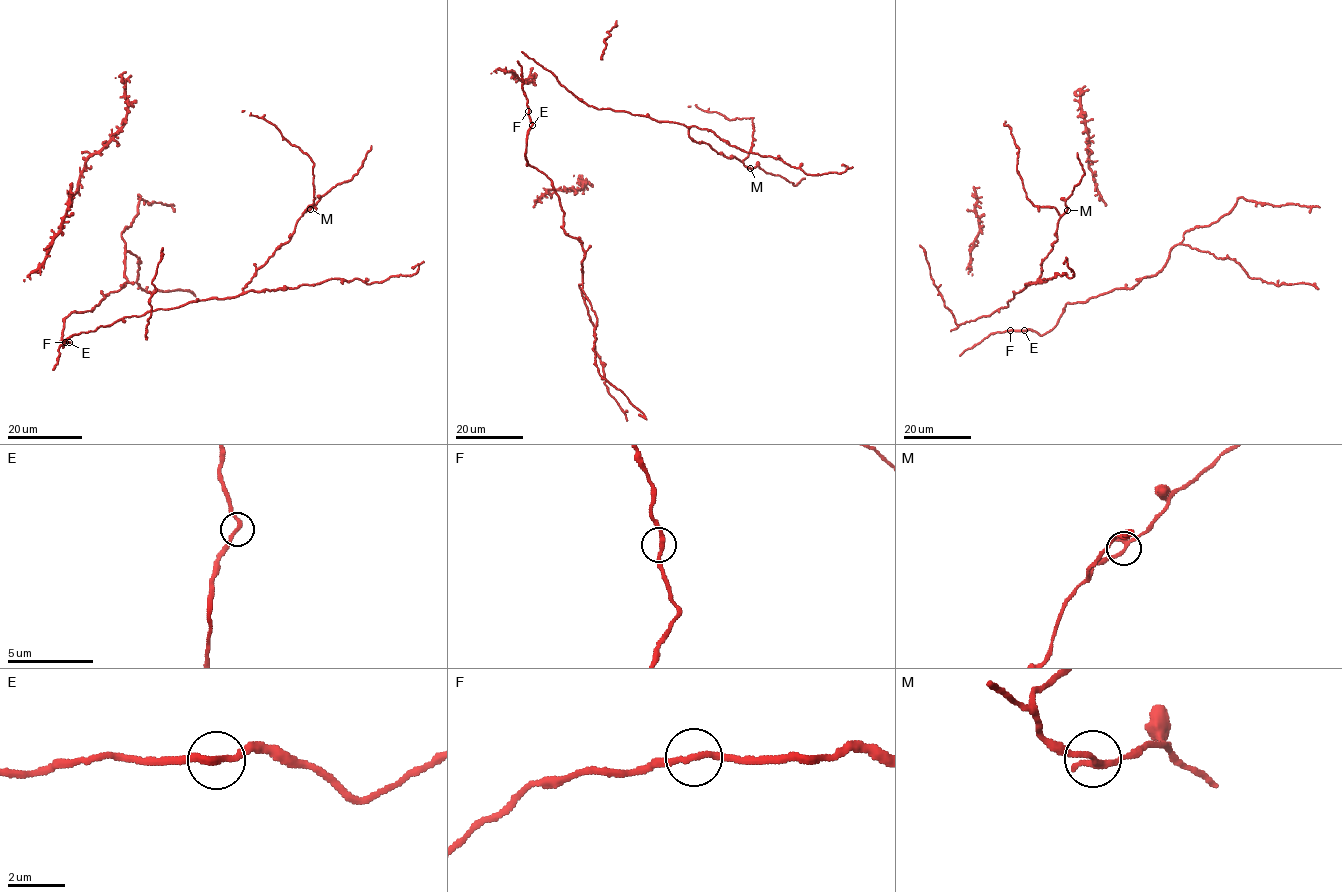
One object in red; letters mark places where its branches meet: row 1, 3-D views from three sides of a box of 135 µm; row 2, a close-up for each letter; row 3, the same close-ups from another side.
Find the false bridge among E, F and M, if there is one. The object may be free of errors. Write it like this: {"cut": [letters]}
{"cut": []}

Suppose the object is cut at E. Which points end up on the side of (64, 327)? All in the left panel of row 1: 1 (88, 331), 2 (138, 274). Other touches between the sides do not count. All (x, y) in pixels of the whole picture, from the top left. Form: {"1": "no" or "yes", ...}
{"1": "no", "2": "yes"}

